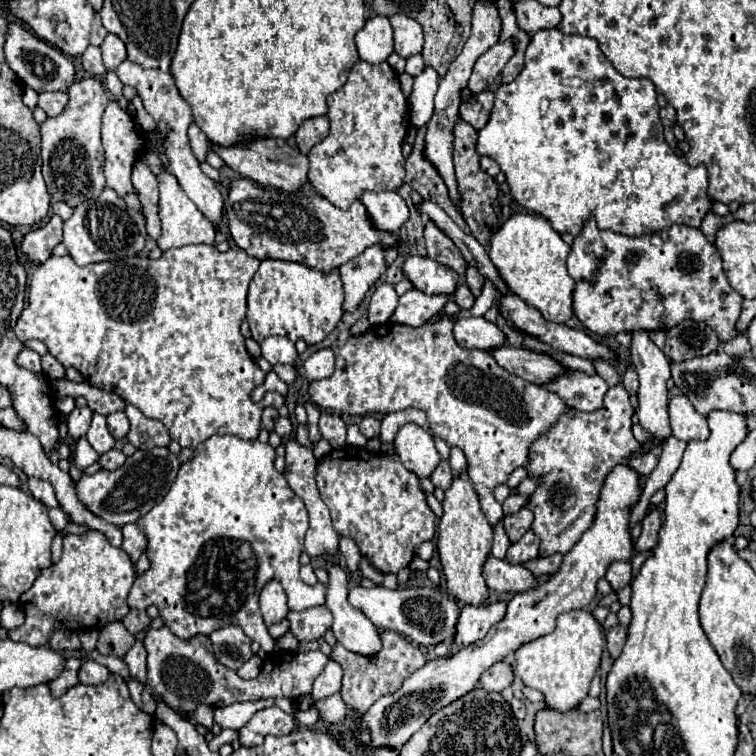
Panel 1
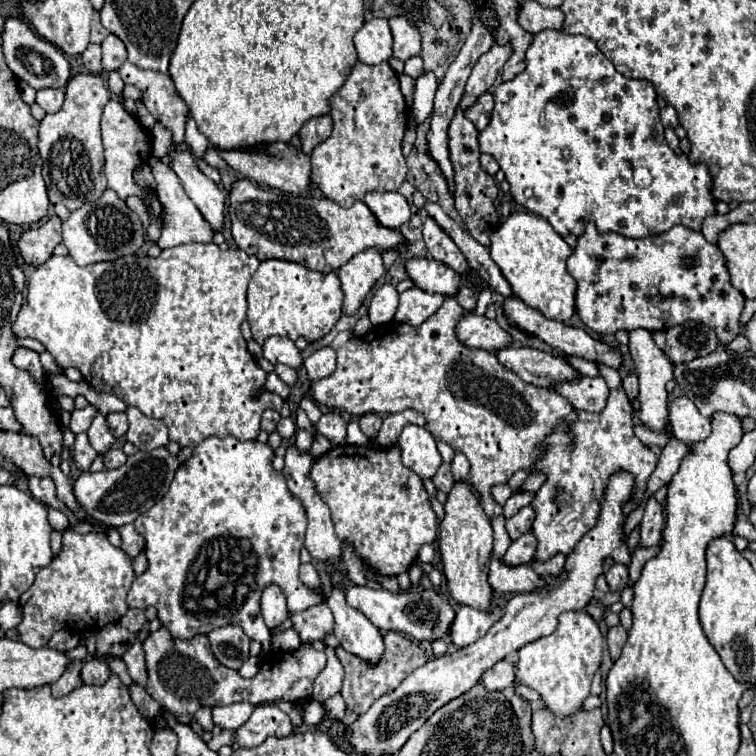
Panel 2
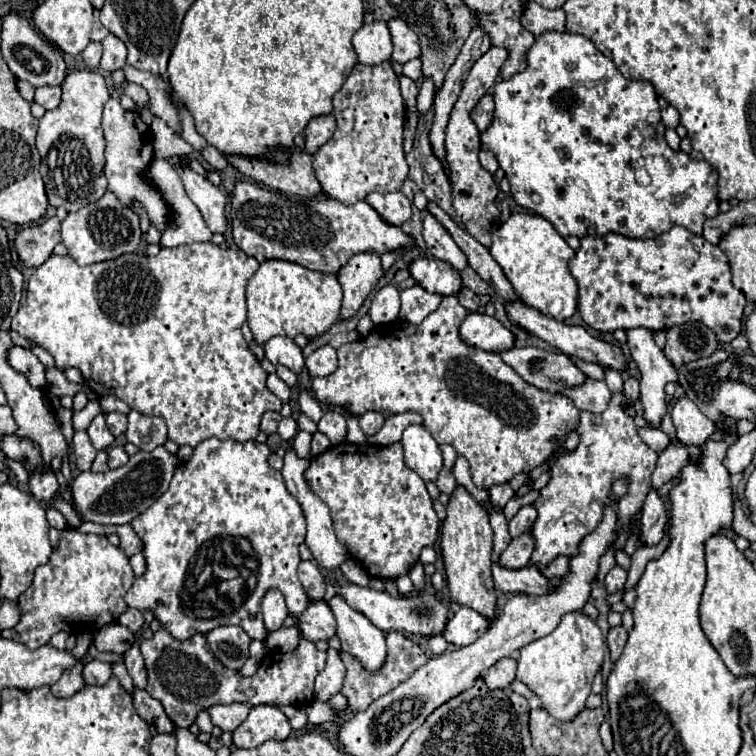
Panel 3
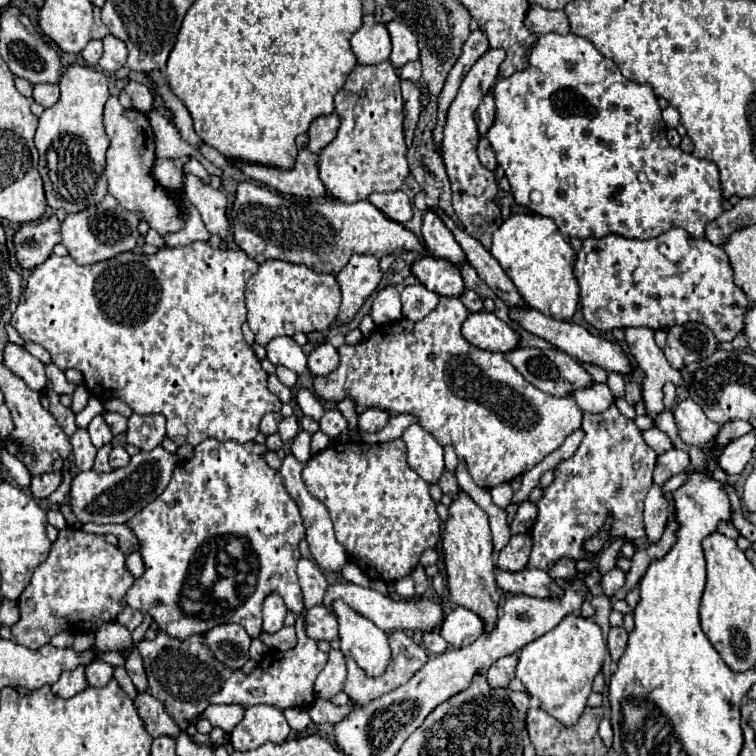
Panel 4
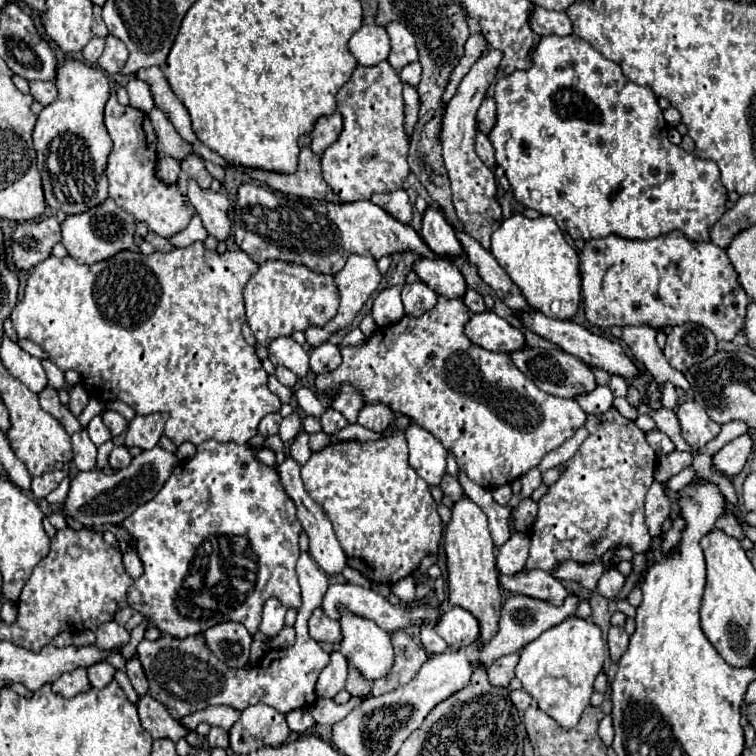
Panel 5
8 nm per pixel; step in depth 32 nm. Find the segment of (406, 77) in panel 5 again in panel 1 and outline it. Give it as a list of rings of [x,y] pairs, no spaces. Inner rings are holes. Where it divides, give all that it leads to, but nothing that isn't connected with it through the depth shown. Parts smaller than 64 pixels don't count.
[[[420,54],[410,56],[410,58],[406,60],[406,72],[408,72],[410,76],[418,76],[422,70],[424,70],[424,60],[422,60]]]

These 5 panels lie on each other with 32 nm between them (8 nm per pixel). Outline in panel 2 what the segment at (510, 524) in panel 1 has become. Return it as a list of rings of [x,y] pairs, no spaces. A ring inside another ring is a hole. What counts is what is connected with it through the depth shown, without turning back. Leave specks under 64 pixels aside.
[[[522,508],[518,514],[514,514],[512,518],[506,520],[508,536],[512,540],[516,540],[518,534],[526,534],[532,528],[532,522],[534,522],[534,510],[532,508]]]

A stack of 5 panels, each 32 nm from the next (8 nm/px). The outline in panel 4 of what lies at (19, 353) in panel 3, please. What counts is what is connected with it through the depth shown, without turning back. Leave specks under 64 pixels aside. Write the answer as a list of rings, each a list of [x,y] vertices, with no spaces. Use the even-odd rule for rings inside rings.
[[[6,344],[4,362],[14,374],[22,376],[24,382],[32,390],[44,390],[44,386],[46,386],[44,364],[38,358],[34,358],[28,350],[24,350],[22,346],[16,346],[16,344]]]

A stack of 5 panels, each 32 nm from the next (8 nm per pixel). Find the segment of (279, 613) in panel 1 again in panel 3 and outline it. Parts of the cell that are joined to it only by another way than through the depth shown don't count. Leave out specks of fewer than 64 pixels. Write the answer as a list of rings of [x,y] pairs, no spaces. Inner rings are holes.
[[[270,588],[264,598],[262,598],[262,614],[264,614],[264,624],[268,632],[274,632],[282,626],[282,622],[288,616],[288,608],[284,602],[284,594],[276,588]]]

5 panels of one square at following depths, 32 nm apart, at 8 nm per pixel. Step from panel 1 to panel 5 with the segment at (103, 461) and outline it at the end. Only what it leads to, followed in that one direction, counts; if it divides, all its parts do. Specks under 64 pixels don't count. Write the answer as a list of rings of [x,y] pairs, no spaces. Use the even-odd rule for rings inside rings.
[[[116,446],[116,448],[112,450],[112,454],[110,454],[110,466],[112,466],[114,470],[126,468],[130,462],[132,462],[132,456],[130,456],[130,452],[126,450],[126,446]]]

